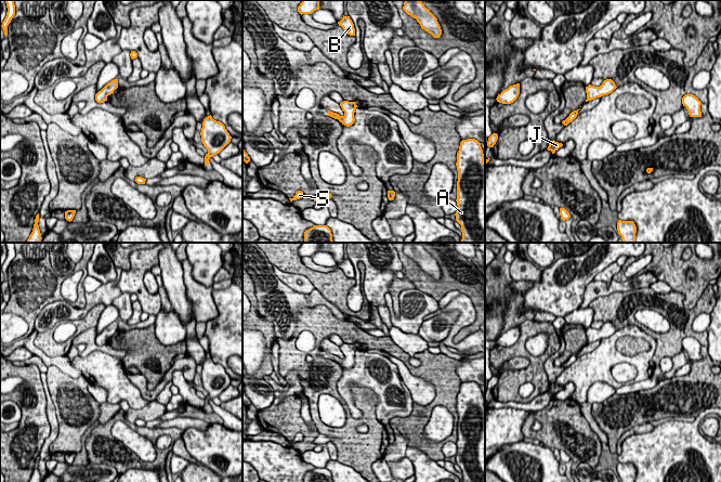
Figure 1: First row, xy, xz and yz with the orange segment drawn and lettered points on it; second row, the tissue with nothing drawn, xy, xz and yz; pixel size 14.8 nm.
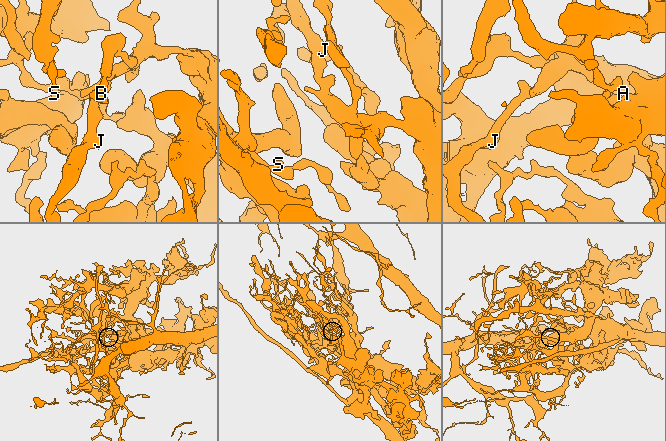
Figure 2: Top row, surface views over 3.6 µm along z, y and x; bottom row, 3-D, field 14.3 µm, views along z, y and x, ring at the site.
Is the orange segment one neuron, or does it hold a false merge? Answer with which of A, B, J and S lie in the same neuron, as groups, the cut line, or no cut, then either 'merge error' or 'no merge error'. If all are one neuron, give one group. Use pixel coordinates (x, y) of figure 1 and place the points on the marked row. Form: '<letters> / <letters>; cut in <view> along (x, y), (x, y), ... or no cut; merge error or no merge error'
A B S / J; cut in xy along (109, 82), (110, 93); merge error

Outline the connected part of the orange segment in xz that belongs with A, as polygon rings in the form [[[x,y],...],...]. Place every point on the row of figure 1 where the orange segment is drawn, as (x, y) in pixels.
[[[475,139],[460,142],[457,153],[457,211],[461,243],[485,243],[485,161]]]

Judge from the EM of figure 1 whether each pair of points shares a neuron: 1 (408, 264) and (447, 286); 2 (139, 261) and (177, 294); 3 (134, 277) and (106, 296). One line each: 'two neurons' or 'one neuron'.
1: one neuron
2: two neurons
3: two neurons

